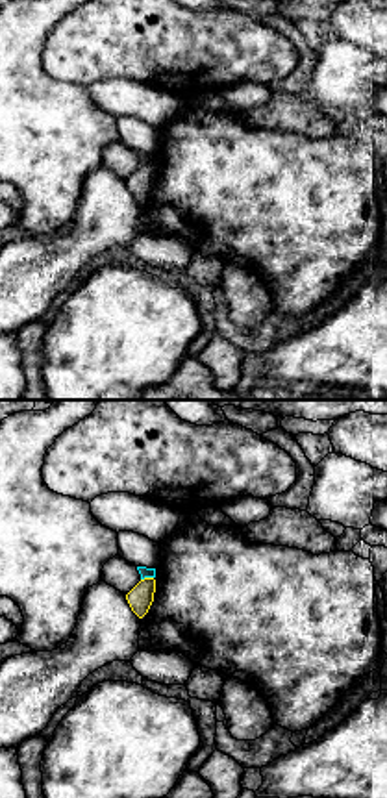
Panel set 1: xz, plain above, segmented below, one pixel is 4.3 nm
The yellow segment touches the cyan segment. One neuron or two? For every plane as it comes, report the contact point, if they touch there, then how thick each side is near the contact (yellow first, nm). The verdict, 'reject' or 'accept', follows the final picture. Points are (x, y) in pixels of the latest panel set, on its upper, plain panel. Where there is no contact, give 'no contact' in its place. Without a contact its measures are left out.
(147, 163) | 110/50 nm

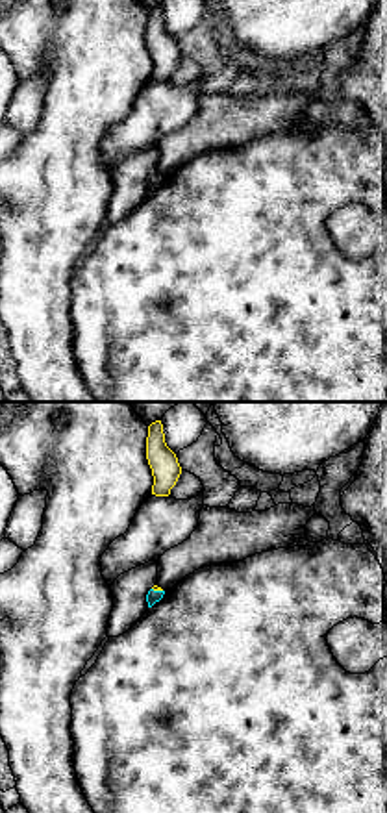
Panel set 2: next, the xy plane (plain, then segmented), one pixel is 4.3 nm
(158, 175) | 20/60 nm

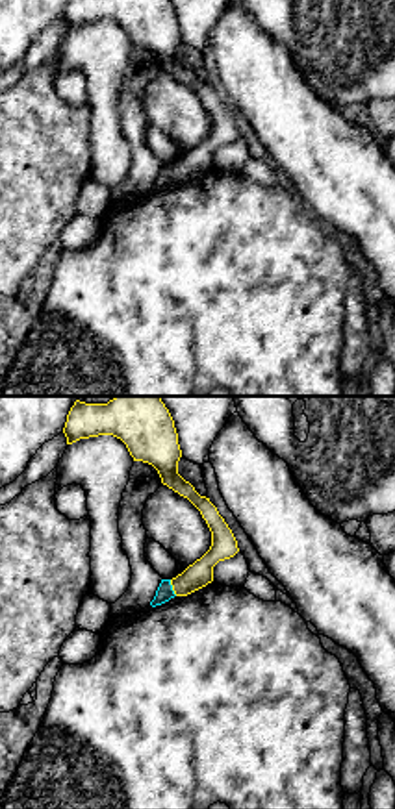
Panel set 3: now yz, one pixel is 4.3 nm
(173, 173) | 110/70 nm

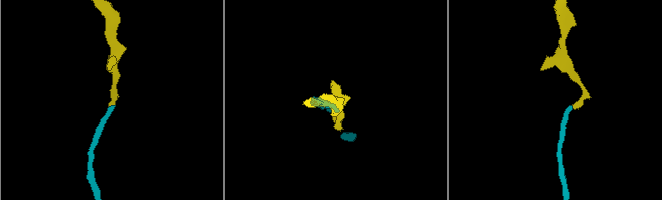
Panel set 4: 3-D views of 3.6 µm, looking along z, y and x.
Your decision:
accept

